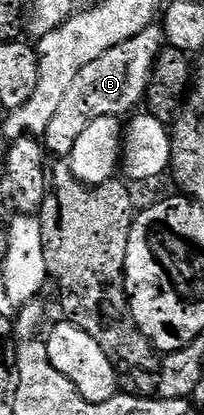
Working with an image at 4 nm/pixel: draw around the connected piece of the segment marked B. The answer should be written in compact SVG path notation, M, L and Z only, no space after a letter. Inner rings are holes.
M155 24L144 28L136 36L124 40L124 44L116 44L116 48L108 48L100 60L92 60L72 80L68 92L53 114L52 120L44 135L47 155L58 160L69 159L76 140L80 140L80 132L101 118L118 118L125 110L133 111L143 105L146 92L151 85L151 74L157 63L159 54L164 49L164 33L161 25Z

